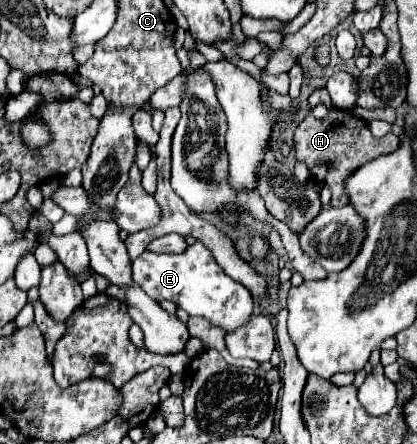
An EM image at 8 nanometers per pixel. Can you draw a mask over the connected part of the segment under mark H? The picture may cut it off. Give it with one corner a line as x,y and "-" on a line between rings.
325,88
315,90
309,96
309,106
317,106
319,102
325,102
329,106
329,114
325,120
315,120
311,114
297,126
295,130
295,152
297,160
303,160
311,172
311,178
327,184
331,188
331,206
339,208
349,202
349,194
345,194
345,178
363,166
363,162
369,162
373,158
379,158
381,154
391,154
399,144
399,138
395,134
387,134
385,138
375,138
367,124
363,120
357,120
353,114
345,110
331,108
331,98

